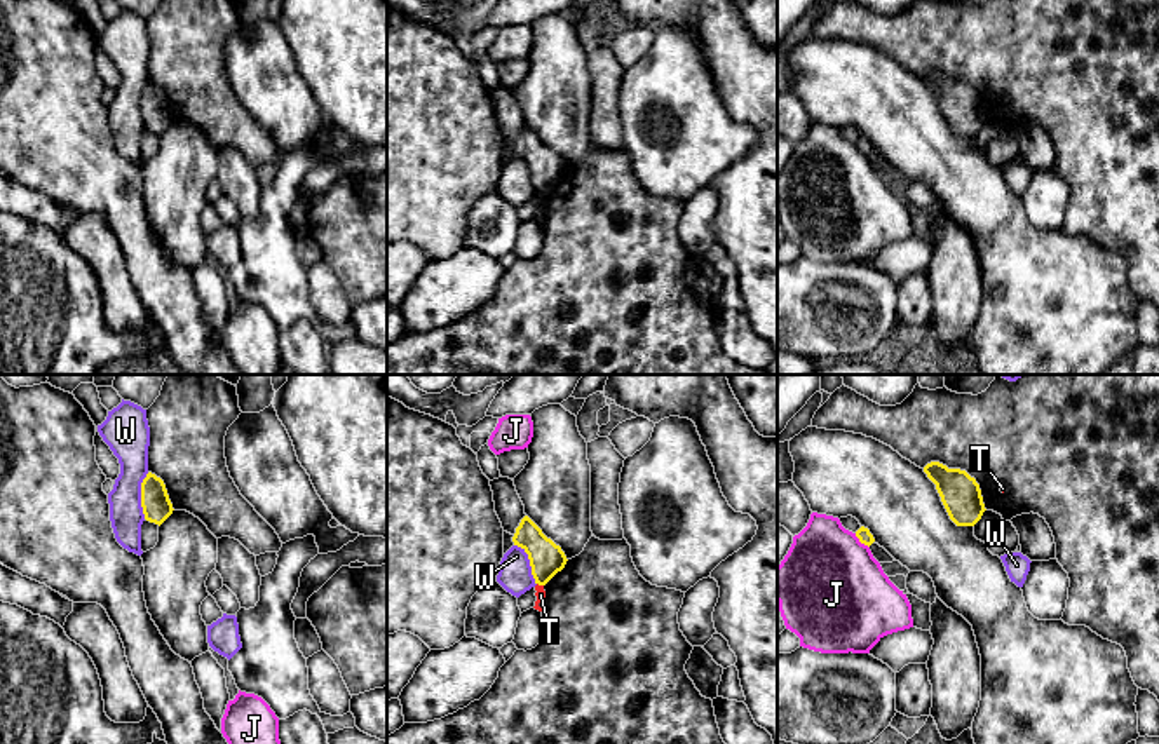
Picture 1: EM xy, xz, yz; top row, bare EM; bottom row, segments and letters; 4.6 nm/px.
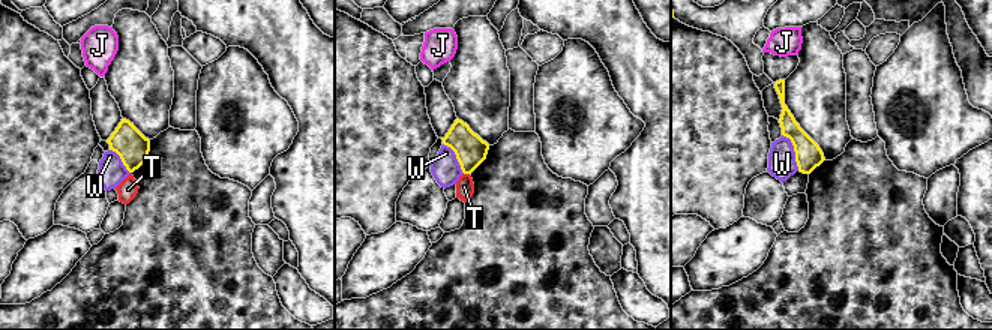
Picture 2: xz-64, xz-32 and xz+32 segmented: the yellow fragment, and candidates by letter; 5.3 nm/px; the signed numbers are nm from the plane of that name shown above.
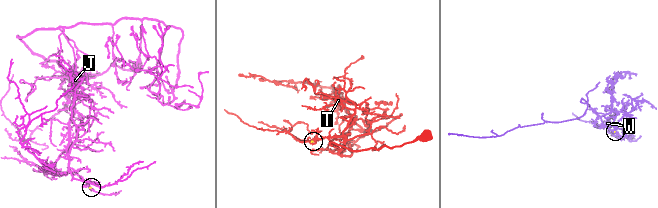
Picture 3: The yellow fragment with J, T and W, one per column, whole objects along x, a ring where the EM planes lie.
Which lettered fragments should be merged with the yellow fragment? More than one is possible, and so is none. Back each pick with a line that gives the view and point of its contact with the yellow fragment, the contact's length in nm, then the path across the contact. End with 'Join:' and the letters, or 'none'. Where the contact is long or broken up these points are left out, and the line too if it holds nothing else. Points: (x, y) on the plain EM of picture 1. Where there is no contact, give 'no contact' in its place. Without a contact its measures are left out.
Join: none

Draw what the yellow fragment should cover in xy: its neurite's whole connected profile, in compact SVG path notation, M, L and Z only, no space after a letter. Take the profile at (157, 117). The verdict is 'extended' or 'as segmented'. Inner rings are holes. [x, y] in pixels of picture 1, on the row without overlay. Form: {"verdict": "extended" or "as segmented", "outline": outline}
{"verdict": "as segmented", "outline": "M148 82L141 92L141 117L145 129L159 136L174 120L164 91L152 82Z"}

